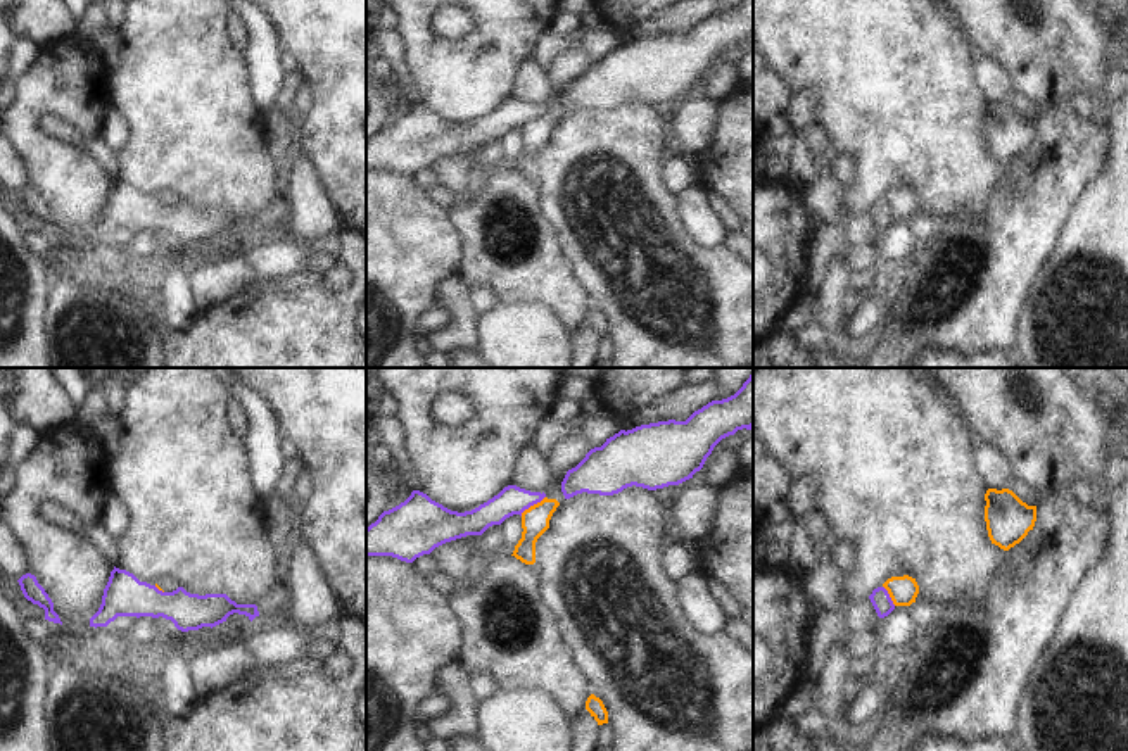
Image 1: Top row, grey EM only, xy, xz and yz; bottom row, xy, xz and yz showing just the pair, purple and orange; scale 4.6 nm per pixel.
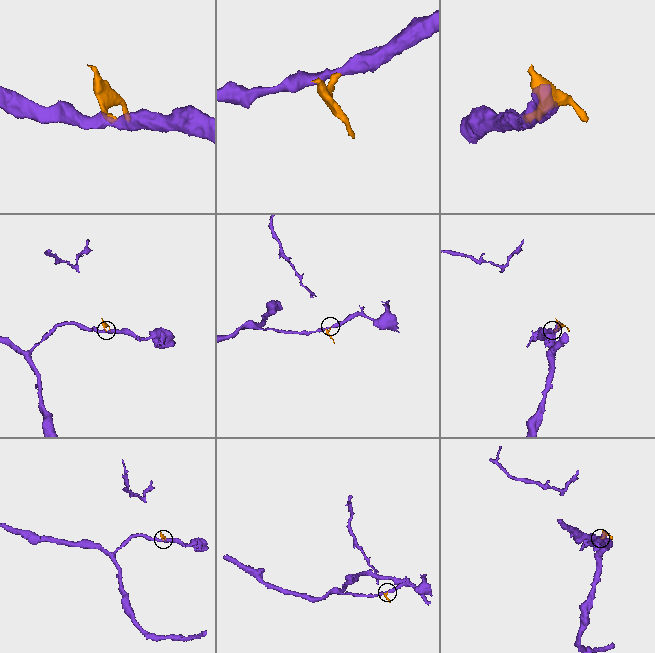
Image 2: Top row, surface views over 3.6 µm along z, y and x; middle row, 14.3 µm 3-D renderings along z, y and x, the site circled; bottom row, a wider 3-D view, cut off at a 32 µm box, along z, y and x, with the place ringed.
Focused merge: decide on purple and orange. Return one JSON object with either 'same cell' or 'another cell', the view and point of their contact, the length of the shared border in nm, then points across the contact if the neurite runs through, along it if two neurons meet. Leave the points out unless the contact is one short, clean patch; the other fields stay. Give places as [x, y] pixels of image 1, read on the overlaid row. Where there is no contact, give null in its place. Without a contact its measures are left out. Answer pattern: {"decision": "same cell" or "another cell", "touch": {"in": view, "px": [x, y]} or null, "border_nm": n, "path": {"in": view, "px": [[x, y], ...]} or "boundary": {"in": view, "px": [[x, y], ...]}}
{"decision": "another cell", "touch": {"in": "xz", "px": [532, 504]}, "border_nm": 150, "boundary": {"in": "xz", "px": [[544, 496], [520, 515]]}}

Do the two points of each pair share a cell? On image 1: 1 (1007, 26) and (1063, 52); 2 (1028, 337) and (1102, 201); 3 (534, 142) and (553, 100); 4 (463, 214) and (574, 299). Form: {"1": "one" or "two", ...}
{"1": "one", "2": "one", "3": "one", "4": "one"}

